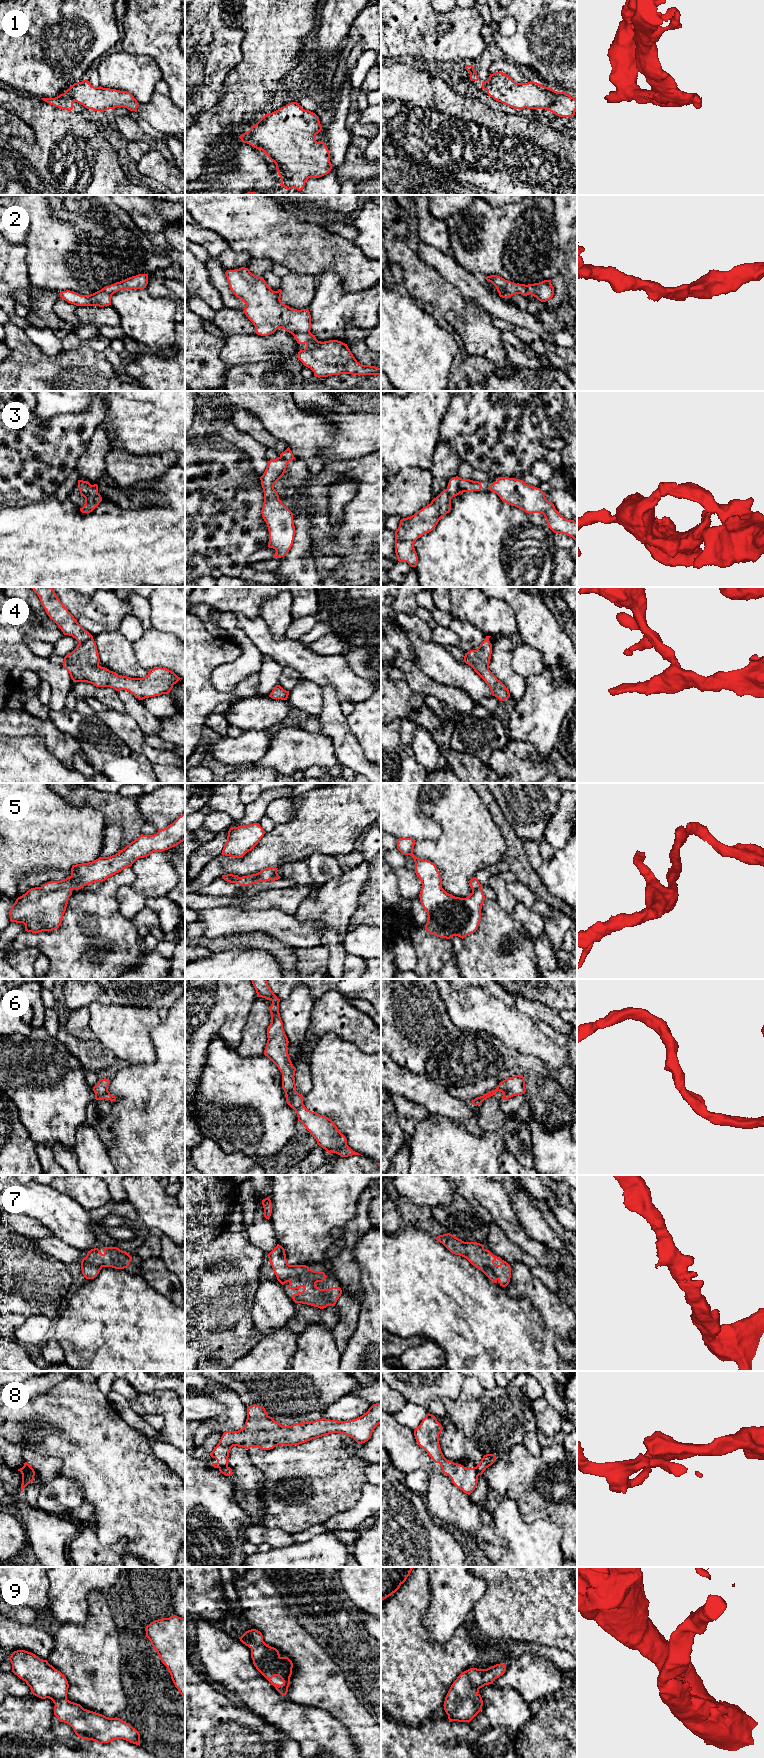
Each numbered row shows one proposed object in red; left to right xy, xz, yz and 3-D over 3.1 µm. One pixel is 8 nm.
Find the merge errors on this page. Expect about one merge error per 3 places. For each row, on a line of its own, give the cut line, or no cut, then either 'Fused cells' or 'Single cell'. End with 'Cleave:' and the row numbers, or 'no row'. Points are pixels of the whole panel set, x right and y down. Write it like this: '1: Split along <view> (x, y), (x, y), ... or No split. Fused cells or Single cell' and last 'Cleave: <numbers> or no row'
1: No split. Single cell
2: No split. Single cell
3: No split. Single cell
4: Split along xy (92, 637), (79, 643). Fused cells
5: No split. Single cell
6: No split. Single cell
7: No split. Single cell
8: Split along xy (23, 1466), (34, 1475). Fused cells
9: No split. Single cell
Cleave: 4, 8

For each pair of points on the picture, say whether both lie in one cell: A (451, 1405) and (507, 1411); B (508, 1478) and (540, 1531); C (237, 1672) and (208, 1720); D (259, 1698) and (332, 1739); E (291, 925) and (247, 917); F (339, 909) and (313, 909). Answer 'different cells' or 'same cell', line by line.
A: same cell
B: different cells
C: different cells
D: same cell
E: same cell
F: same cell

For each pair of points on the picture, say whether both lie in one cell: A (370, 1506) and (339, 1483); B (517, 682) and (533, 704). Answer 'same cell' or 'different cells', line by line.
A: different cells
B: different cells

